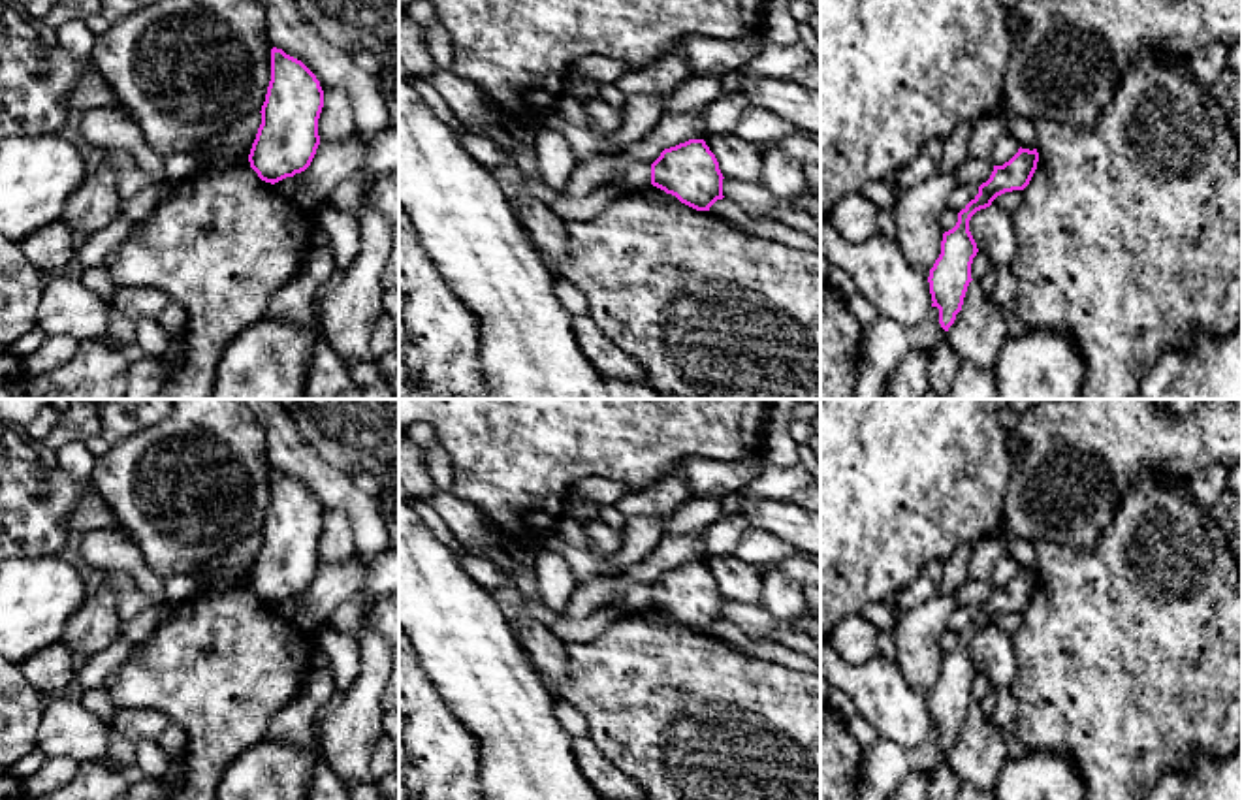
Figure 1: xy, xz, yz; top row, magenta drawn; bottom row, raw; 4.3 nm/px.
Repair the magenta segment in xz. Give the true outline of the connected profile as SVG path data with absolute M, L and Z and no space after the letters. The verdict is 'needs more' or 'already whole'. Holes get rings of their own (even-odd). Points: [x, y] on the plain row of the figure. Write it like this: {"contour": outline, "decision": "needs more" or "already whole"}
{"contour": "M704 561L664 570L651 585L651 606L696 632L709 632L724 619L723 600L719 584Z", "decision": "already whole"}

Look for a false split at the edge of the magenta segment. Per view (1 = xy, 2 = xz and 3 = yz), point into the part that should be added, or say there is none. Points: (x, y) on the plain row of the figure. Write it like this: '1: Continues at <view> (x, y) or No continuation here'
1: No continuation here
2: No continuation here
3: No continuation here

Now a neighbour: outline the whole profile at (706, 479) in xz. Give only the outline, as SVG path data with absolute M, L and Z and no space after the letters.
M756 452L743 459L689 457L676 474L687 484L691 499L724 499L745 491L760 472L764 457Z

